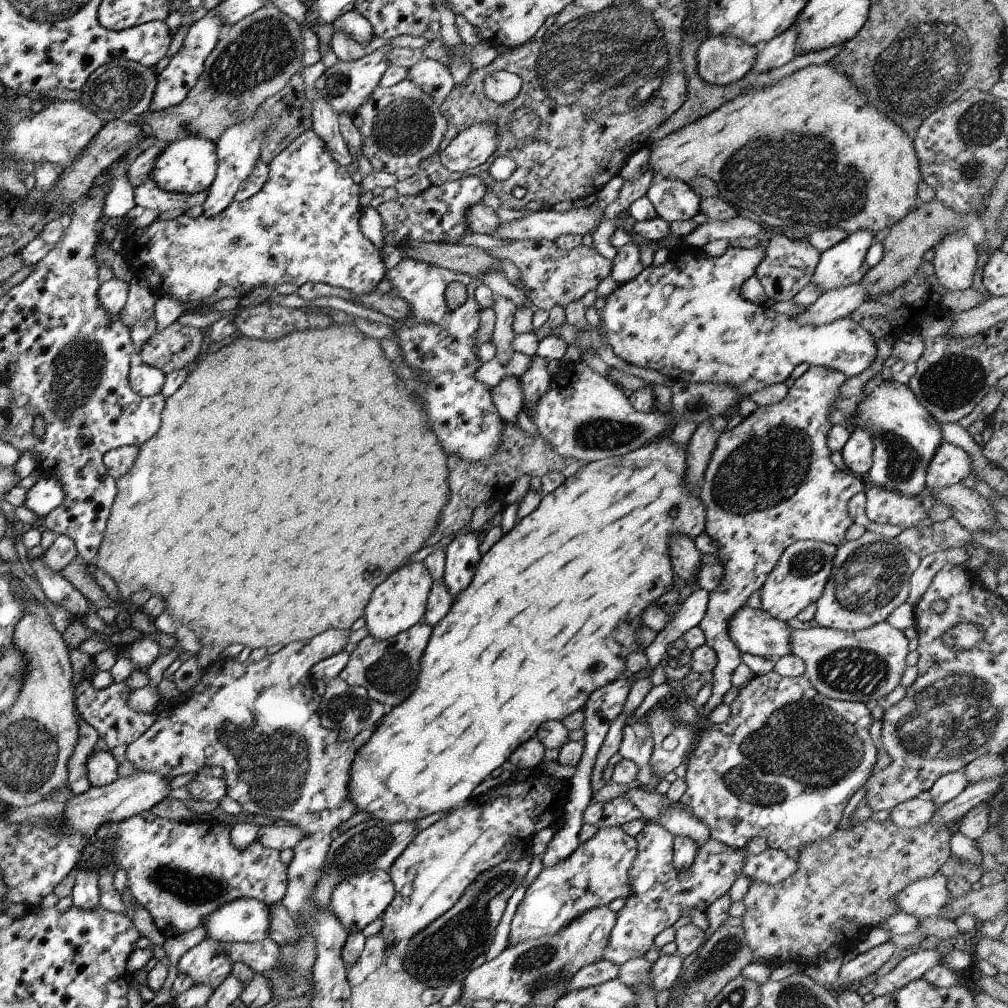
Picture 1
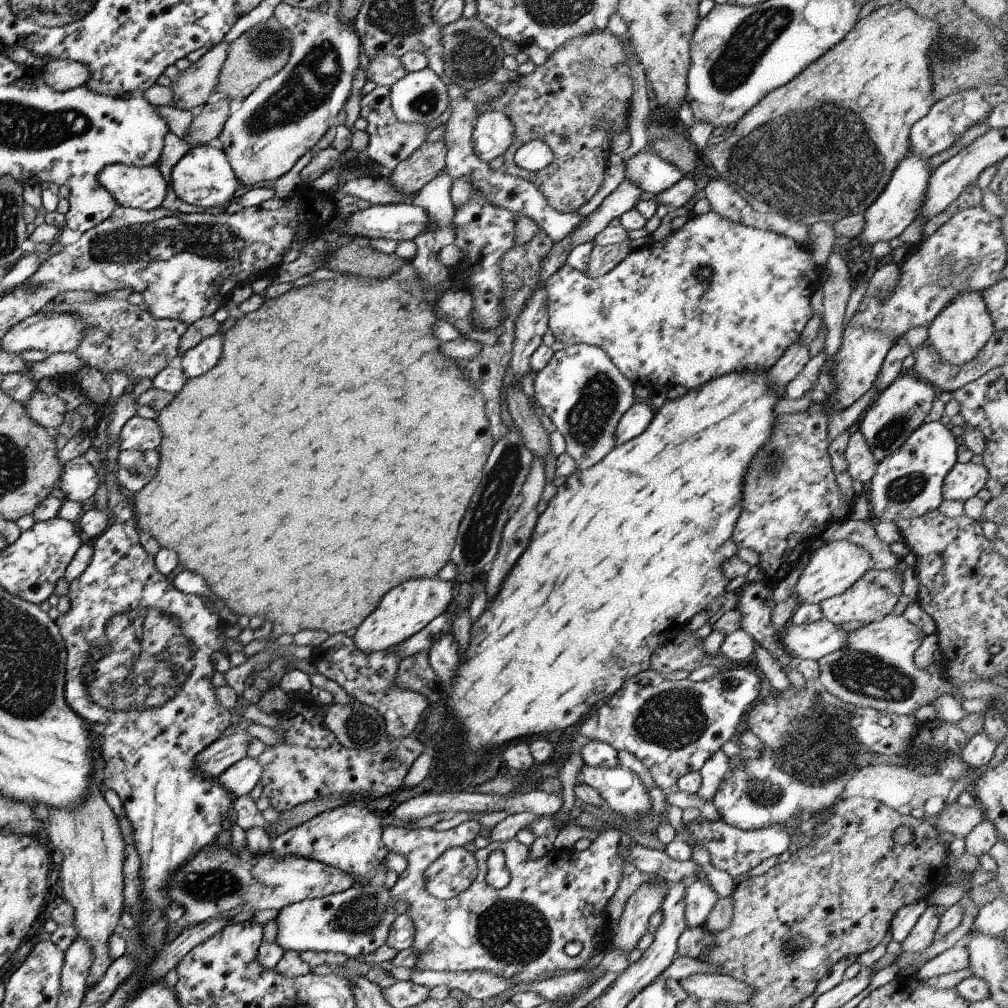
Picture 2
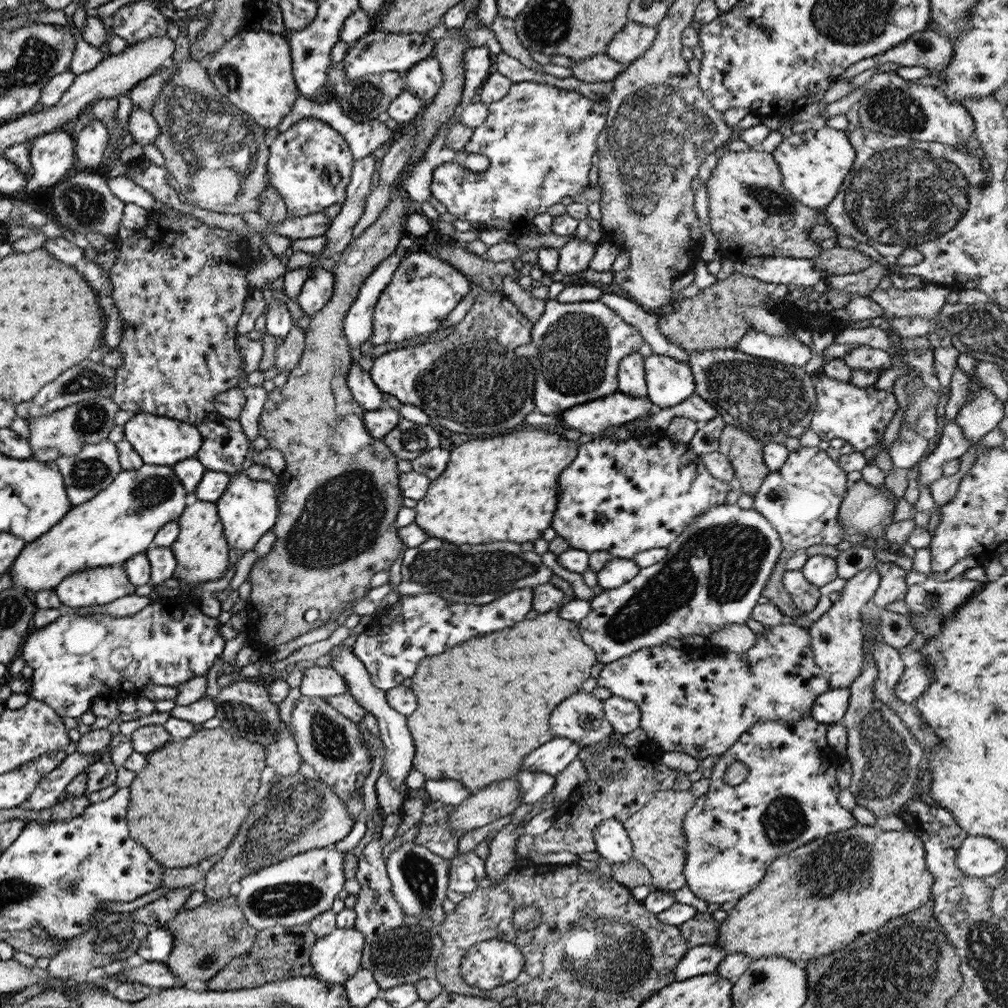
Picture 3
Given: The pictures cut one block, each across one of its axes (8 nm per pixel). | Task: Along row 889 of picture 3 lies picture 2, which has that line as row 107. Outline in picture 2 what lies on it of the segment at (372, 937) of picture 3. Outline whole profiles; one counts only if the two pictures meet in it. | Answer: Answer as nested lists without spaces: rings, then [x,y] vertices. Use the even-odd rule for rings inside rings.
[[[376,86],[369,94],[361,98],[359,117],[367,123],[364,130],[367,133],[366,156],[369,156],[369,159],[377,165],[392,172],[399,162],[409,159],[419,149],[428,132],[425,130],[426,125],[398,122],[391,111],[389,96],[387,87]]]

